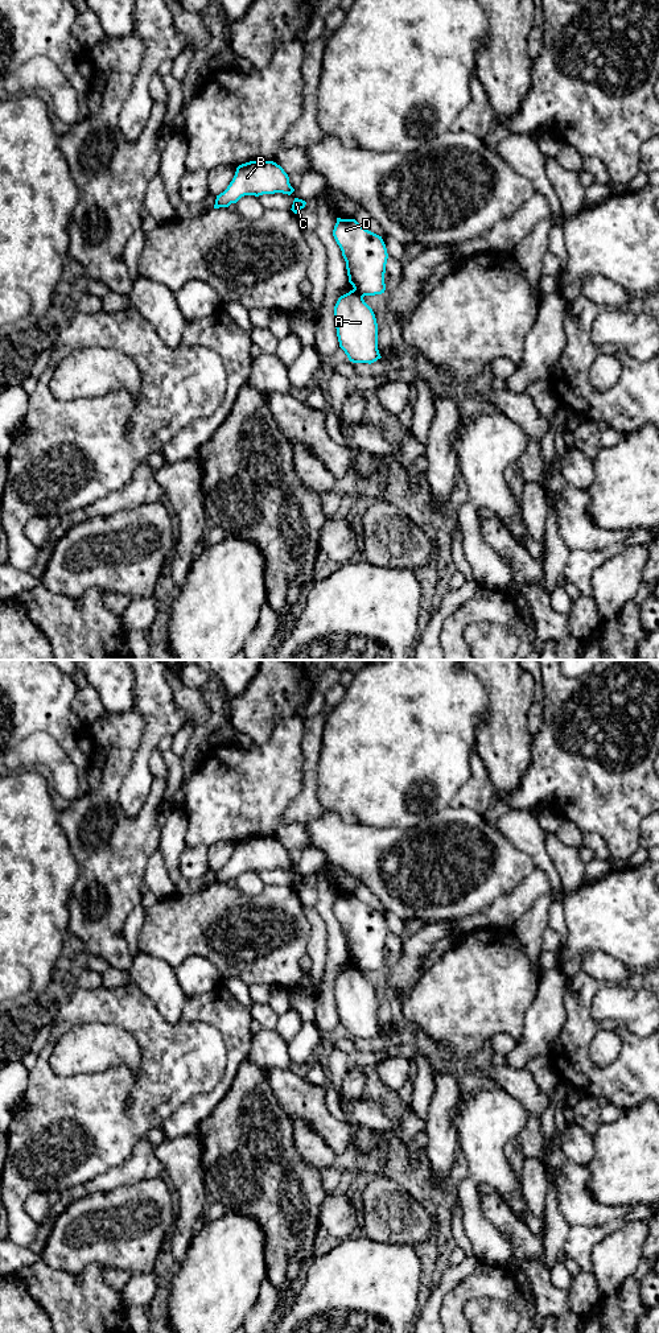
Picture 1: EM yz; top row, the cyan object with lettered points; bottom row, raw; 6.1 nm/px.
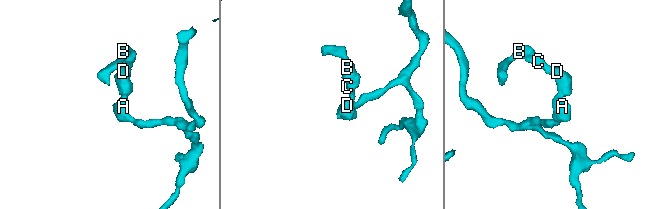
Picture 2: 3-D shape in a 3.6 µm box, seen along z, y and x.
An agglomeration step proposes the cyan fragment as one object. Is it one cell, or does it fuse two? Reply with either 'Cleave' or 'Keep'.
Cleave

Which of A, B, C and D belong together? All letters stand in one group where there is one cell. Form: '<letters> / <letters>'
A / B C D

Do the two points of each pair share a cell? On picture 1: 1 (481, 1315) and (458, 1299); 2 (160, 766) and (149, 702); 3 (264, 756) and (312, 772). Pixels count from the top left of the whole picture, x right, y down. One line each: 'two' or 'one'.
1: two
2: two
3: two

